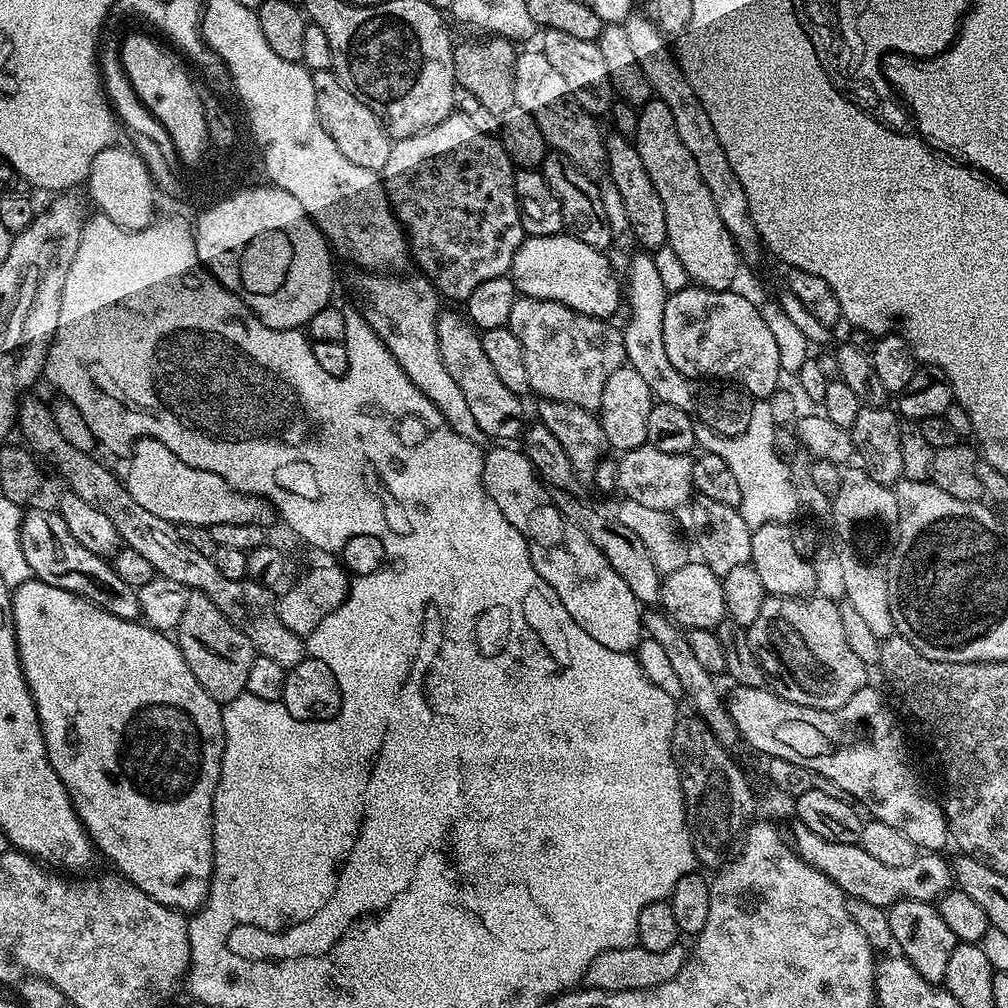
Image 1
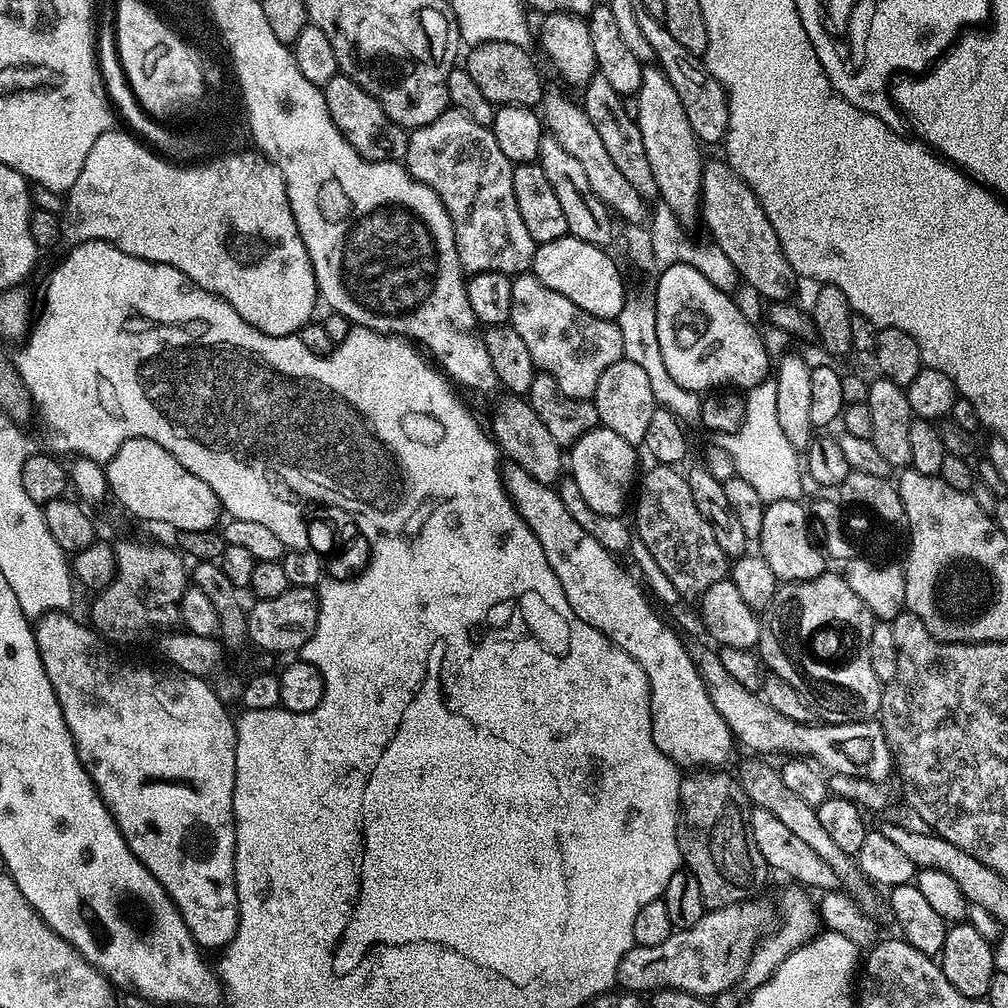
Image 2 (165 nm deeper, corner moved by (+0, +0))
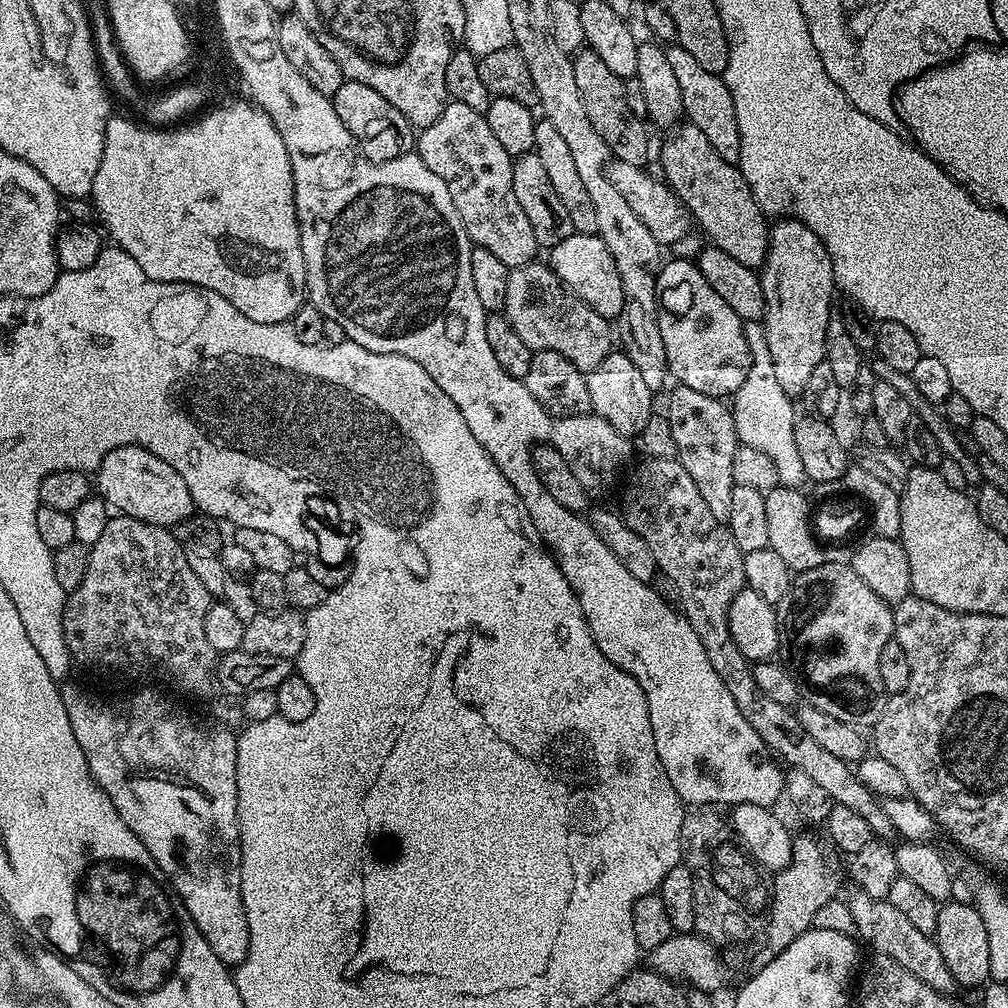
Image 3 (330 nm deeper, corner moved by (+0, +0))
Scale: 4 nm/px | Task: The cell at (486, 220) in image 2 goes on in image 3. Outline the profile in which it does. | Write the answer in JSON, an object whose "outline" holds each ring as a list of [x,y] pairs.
{"outline":[[[452,100],[445,103],[442,114],[430,126],[426,126],[415,137],[414,152],[446,182],[446,190],[450,190],[450,198],[458,210],[458,218],[462,218],[462,226],[468,239],[477,248],[490,250],[501,262],[506,262],[508,269],[514,269],[523,264],[531,264],[537,259],[538,245],[534,238],[534,229],[526,219],[522,206],[518,206],[518,198],[514,198],[513,156],[494,139],[484,113],[470,110],[470,106],[462,106],[462,102]]]}

